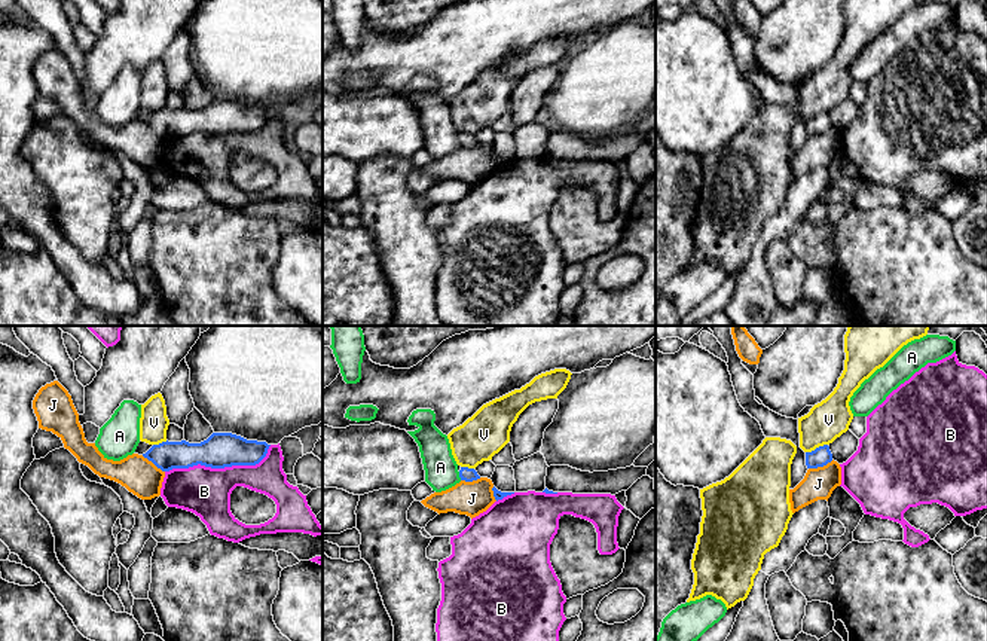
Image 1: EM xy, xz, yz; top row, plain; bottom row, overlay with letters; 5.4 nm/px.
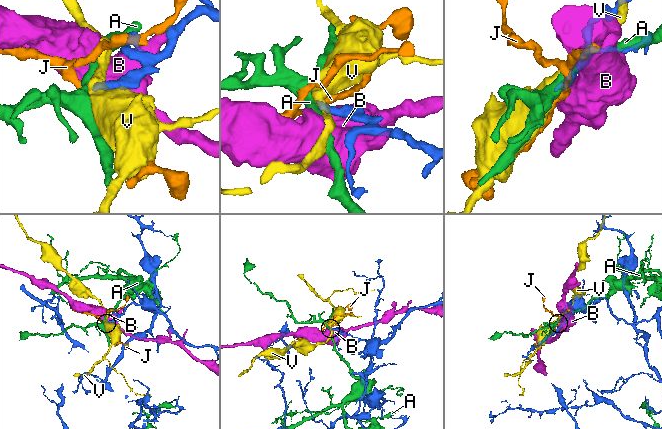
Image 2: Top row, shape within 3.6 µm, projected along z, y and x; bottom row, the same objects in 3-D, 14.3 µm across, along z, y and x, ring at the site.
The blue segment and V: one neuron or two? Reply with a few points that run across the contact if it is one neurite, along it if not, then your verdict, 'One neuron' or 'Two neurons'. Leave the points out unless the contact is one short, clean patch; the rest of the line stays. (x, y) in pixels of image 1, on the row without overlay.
Line: yz (827, 110), (806, 119). Two neurons

